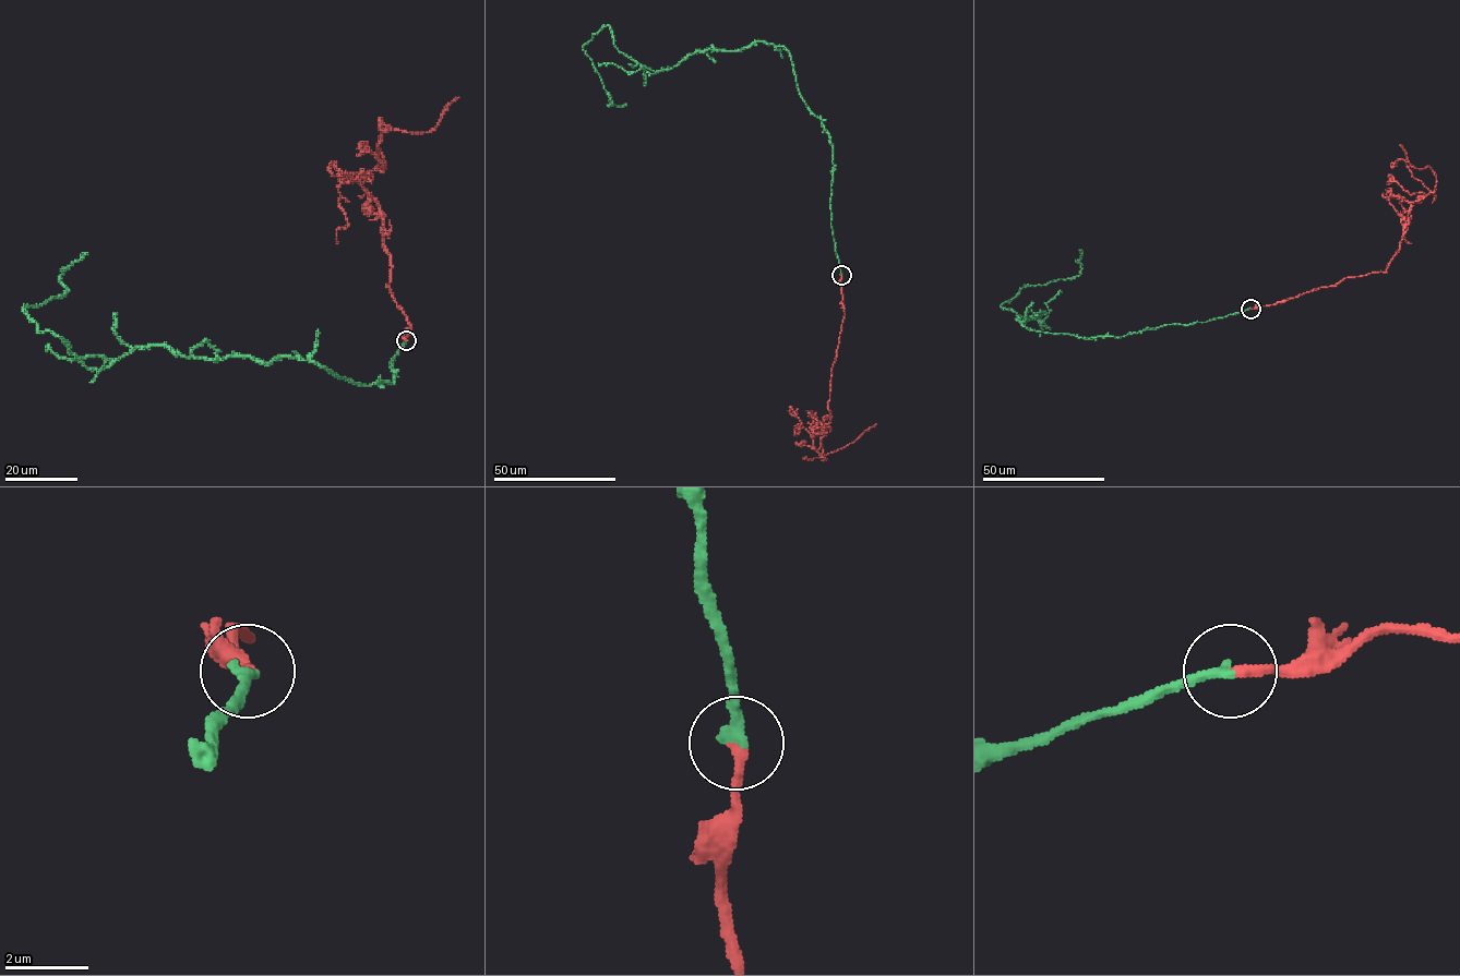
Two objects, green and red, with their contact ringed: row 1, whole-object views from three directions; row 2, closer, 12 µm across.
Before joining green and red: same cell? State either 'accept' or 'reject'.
accept

